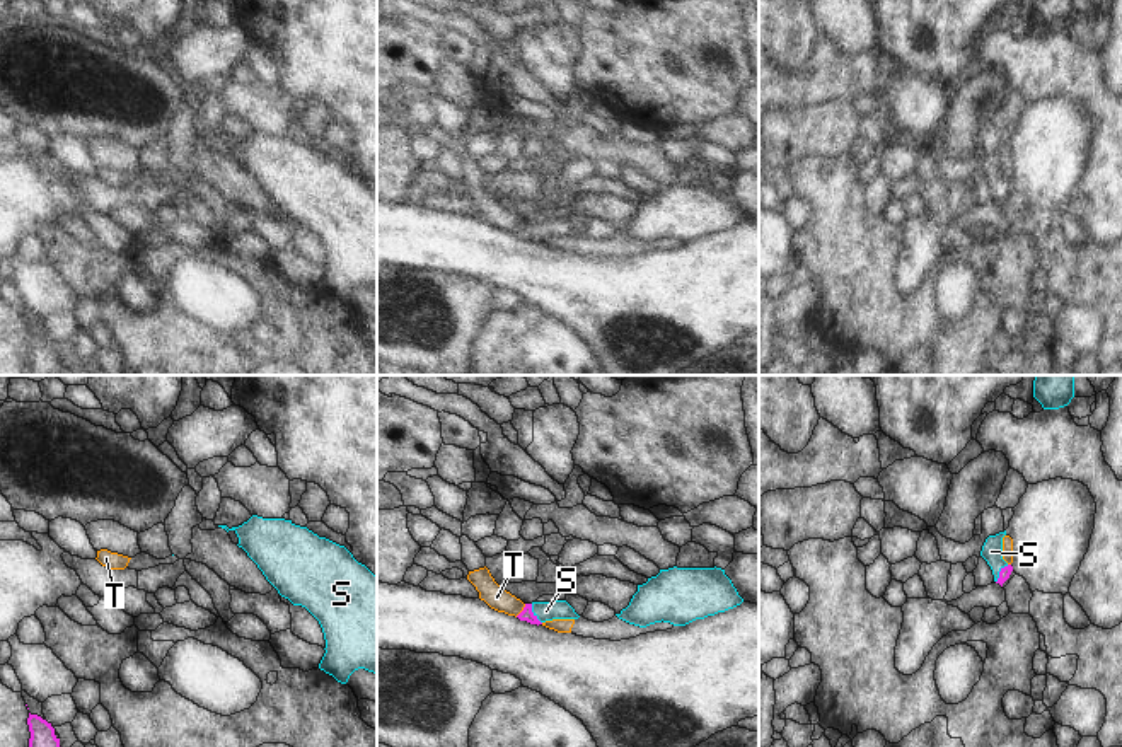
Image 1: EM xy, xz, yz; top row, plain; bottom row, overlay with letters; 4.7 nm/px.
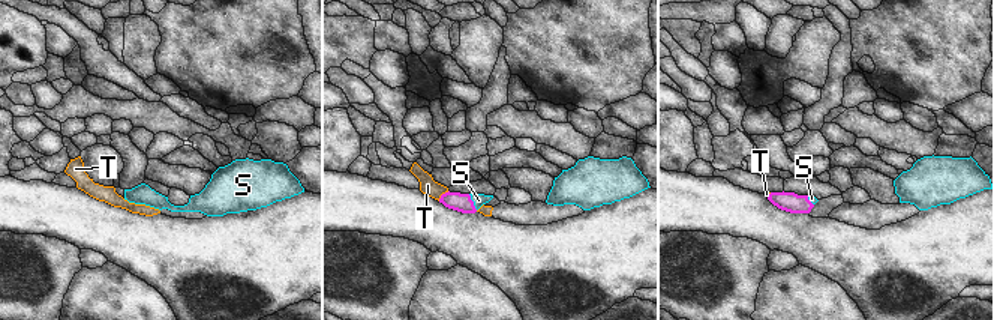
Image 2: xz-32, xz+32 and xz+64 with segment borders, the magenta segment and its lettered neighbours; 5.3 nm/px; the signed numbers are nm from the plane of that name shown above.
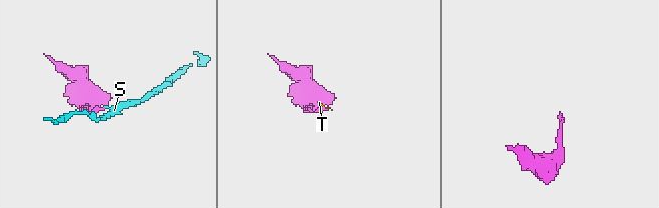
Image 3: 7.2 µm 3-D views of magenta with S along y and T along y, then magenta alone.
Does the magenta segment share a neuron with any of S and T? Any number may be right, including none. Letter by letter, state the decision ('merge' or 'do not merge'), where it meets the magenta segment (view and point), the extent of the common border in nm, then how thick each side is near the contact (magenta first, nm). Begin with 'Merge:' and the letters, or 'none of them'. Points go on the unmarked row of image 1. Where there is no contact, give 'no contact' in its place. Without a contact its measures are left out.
Merge: S
S: merge; meets magenta in xz at (536, 234); contact 110 nm long; 60 nm thick on the magenta side, 100 nm on the other
T: do not merge; meets magenta in xz at (522, 229); contact 80 nm long; 60 nm thick on the magenta side, 110 nm on the other

